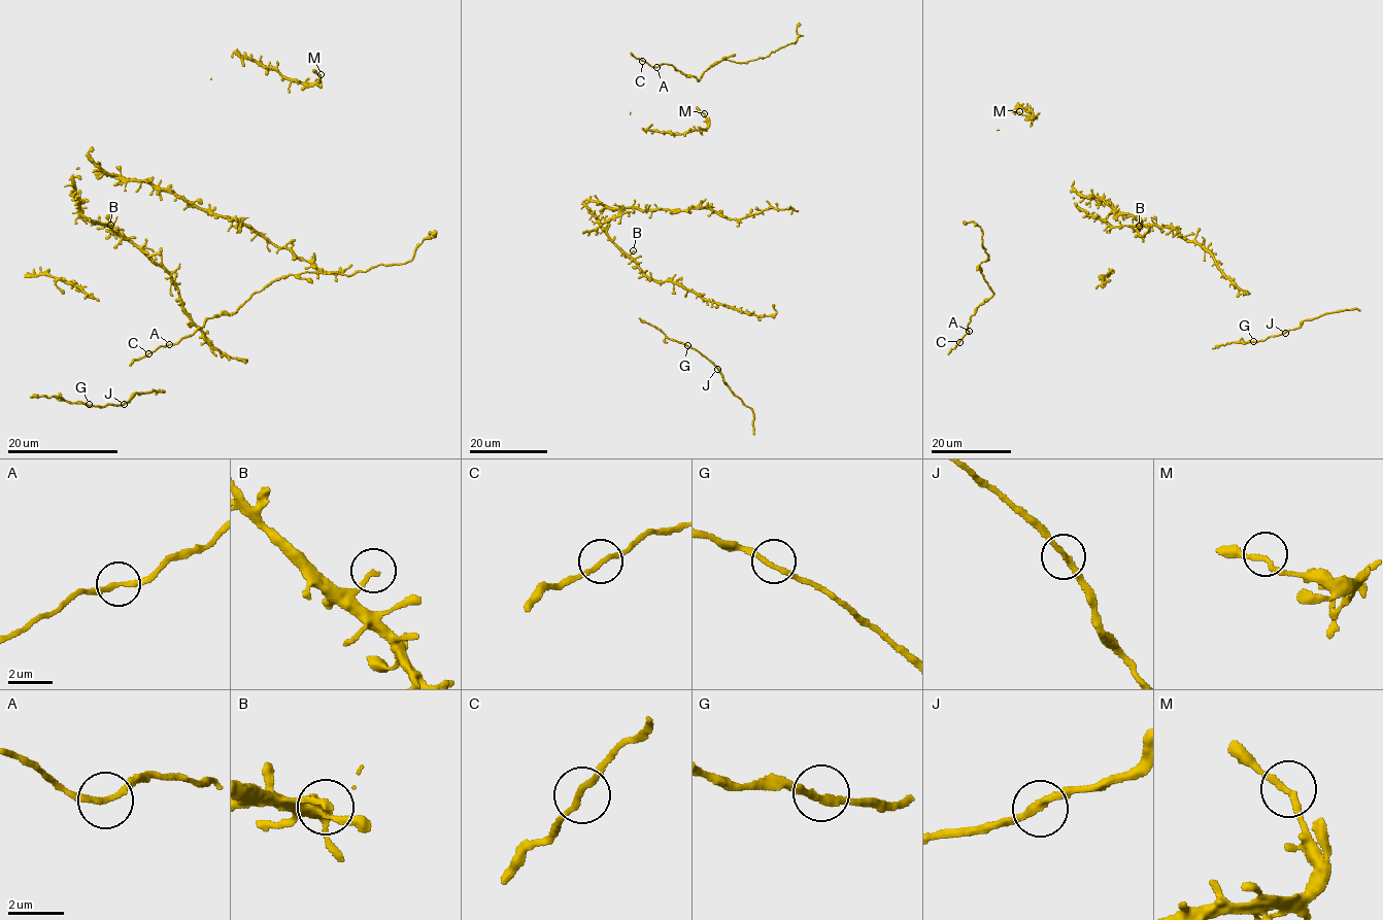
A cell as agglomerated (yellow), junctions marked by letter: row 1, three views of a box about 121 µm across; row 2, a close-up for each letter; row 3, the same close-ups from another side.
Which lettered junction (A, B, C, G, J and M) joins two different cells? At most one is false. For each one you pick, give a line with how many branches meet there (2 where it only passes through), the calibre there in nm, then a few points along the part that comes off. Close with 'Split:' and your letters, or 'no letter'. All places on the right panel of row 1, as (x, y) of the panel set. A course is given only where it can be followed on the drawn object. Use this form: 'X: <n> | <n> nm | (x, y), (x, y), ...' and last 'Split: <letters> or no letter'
Split: no letter

